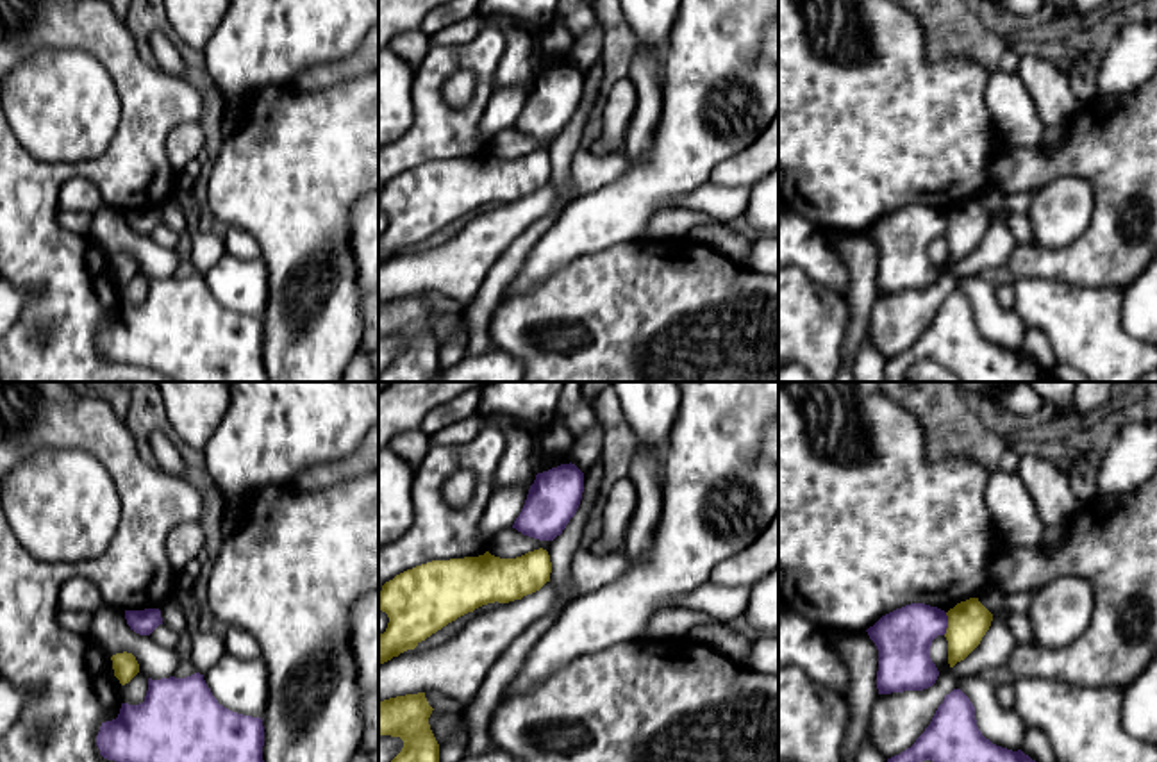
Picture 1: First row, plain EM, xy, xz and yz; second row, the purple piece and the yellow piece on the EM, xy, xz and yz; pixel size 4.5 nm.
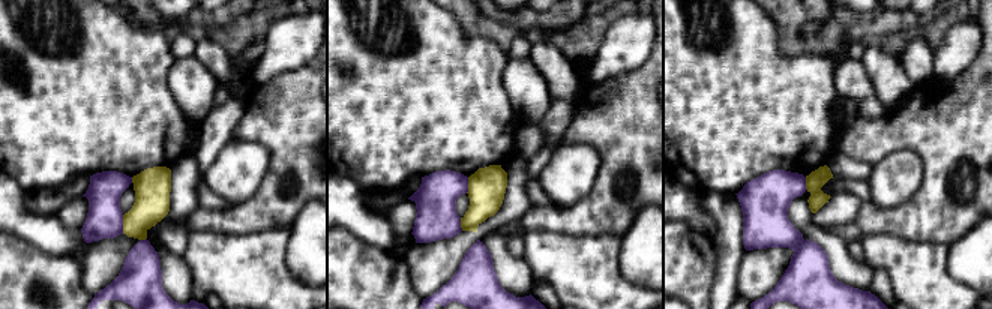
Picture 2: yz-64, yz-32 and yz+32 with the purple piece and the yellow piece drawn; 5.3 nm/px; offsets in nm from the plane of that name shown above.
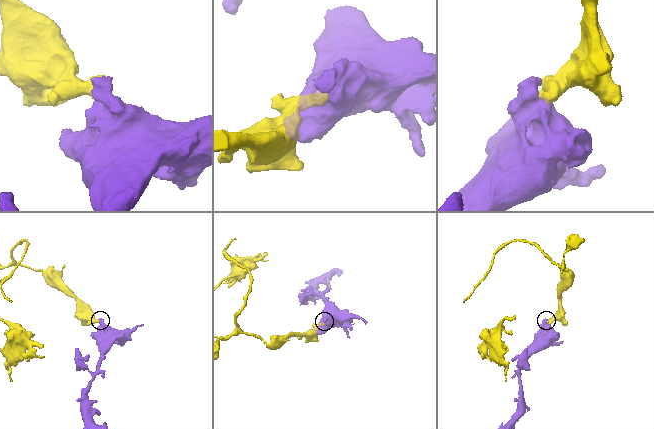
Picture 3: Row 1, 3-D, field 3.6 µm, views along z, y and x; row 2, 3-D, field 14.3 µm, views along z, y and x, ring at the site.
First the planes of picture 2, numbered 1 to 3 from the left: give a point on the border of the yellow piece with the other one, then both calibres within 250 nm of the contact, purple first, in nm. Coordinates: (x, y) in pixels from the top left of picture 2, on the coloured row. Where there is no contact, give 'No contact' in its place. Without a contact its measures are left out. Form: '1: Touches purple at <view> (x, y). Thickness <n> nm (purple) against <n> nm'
1: Touches purple at yz-64 (122, 224). Thickness 190 nm (purple) against 190 nm
2: Touches purple at yz-32 (467, 185). Thickness 220 nm (purple) against 200 nm
3: Touches purple at yz+32 (805, 183). Thickness 260 nm (purple) against 100 nm

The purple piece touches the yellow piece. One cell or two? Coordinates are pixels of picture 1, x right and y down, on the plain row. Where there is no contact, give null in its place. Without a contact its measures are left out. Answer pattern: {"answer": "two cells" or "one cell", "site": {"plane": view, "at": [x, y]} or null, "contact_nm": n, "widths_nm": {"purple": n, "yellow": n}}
{"answer": "two cells", "site": {"plane": "yz", "at": [947, 223]}, "contact_nm": 110, "widths_nm": {"purple": 260, "yellow": 190}}

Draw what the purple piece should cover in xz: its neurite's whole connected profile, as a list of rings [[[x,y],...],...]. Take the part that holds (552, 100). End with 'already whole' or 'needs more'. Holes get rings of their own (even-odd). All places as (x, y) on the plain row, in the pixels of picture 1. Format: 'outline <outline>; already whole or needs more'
outline [[[571,62],[537,73],[512,128],[539,141],[554,141],[575,116],[582,93],[584,73]]]; already whole

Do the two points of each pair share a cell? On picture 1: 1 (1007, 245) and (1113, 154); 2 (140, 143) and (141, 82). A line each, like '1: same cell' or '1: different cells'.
1: different cells
2: same cell

